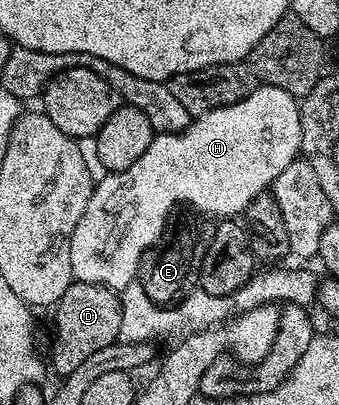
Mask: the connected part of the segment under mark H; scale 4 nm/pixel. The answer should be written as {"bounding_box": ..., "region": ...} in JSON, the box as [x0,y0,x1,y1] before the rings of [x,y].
{"bounding_box":[70,84,300,291],"region":[[[259,84],[244,99],[240,99],[231,105],[222,105],[219,109],[209,109],[207,113],[197,114],[190,124],[181,133],[155,133],[152,143],[148,143],[148,149],[132,167],[128,167],[119,173],[106,173],[103,181],[99,180],[92,191],[92,199],[88,199],[88,207],[84,207],[84,215],[80,215],[80,223],[76,223],[76,231],[72,231],[70,236],[70,258],[72,259],[72,271],[74,281],[84,283],[96,283],[106,285],[108,288],[121,291],[127,289],[129,285],[135,284],[138,268],[142,262],[142,257],[152,246],[160,240],[162,233],[166,229],[166,220],[170,217],[170,212],[177,205],[191,205],[191,210],[197,211],[202,215],[209,215],[214,219],[234,219],[239,215],[245,214],[248,203],[256,199],[262,193],[267,192],[273,186],[274,181],[288,167],[288,163],[299,160],[300,157],[300,101],[293,97],[288,91],[280,91],[280,87]]]}

